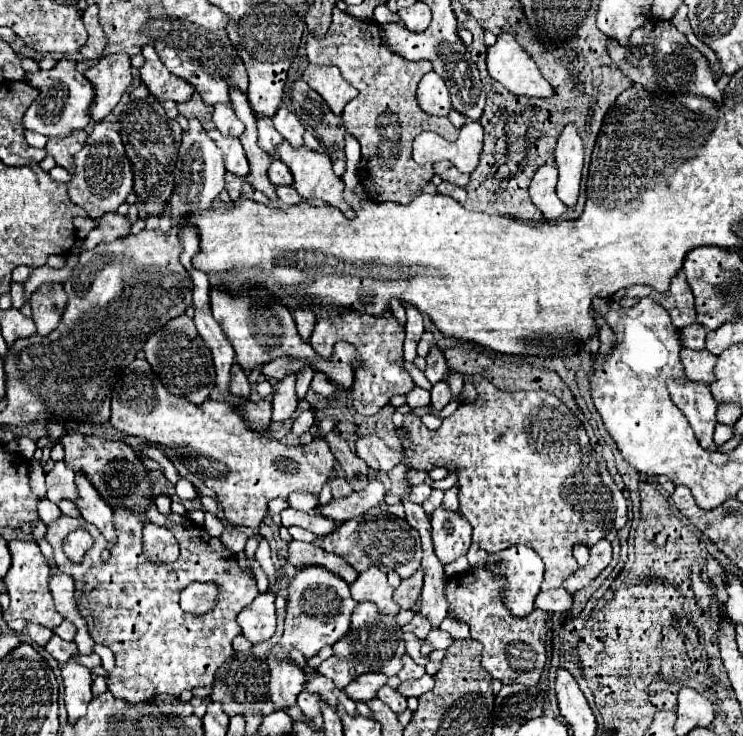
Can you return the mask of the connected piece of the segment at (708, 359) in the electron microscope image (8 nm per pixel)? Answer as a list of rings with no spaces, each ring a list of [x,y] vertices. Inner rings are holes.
[[[682,347],[681,363],[685,367],[689,381],[705,383],[705,385],[711,385],[715,381],[713,369],[715,369],[715,363],[717,363],[717,355],[711,355],[708,350],[696,351]]]

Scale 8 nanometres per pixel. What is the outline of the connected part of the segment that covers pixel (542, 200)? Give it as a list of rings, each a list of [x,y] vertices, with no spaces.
[[[549,163],[541,165],[531,181],[529,193],[531,193],[533,203],[541,209],[541,213],[547,221],[559,219],[567,211],[563,201],[557,197],[555,187],[557,187],[557,167],[549,165]]]

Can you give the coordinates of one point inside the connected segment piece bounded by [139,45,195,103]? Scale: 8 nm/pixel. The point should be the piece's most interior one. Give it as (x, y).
(162, 85)

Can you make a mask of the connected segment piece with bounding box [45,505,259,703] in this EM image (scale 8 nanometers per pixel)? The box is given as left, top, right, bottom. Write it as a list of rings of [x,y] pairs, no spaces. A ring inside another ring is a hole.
[[[155,505],[149,507],[145,517],[159,527],[167,527],[175,535],[175,539],[179,541],[181,555],[171,565],[153,565],[153,563],[145,561],[145,557],[141,553],[141,529],[143,529],[141,519],[137,519],[137,515],[129,515],[129,511],[113,511],[113,513],[115,513],[113,519],[115,519],[115,527],[117,527],[117,545],[111,547],[109,561],[102,561],[101,556],[98,556],[102,552],[102,543],[107,543],[107,541],[94,525],[85,523],[83,519],[73,519],[73,517],[61,515],[55,523],[51,523],[47,527],[47,537],[45,537],[55,551],[55,561],[59,565],[59,571],[67,573],[75,579],[75,599],[77,599],[83,619],[87,621],[91,639],[95,643],[109,647],[115,655],[115,669],[107,677],[109,691],[113,693],[115,699],[125,699],[129,703],[141,703],[141,701],[151,699],[151,695],[157,695],[157,693],[169,693],[169,695],[179,697],[183,691],[211,685],[215,671],[233,653],[231,641],[241,633],[237,615],[245,607],[249,607],[249,603],[253,603],[253,599],[259,595],[255,577],[251,577],[247,571],[243,571],[237,565],[237,559],[233,557],[233,553],[229,549],[225,549],[219,539],[213,539],[211,535],[207,535],[207,531],[203,527],[197,527],[193,521],[189,527],[185,523],[185,515],[177,515],[177,513],[161,515]],[[77,529],[87,529],[94,538],[94,544],[86,555],[83,555],[81,563],[71,563],[71,559],[63,553],[63,541],[67,539],[67,535],[71,531],[77,531]],[[191,581],[213,581],[221,587],[219,611],[209,611],[205,615],[189,615],[179,607],[179,593]]]

